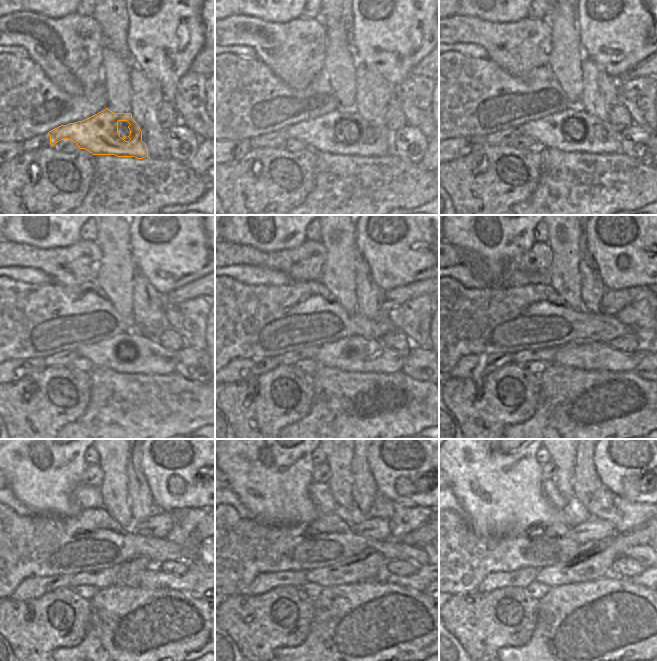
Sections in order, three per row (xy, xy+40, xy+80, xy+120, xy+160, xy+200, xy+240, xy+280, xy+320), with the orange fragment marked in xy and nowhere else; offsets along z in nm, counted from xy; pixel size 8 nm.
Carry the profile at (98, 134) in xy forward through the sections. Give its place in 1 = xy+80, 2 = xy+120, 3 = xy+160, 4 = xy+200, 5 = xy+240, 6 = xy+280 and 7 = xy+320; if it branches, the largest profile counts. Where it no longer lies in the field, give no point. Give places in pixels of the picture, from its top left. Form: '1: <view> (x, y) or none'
1: xy+80 (594, 136)
2: xy+120 (145, 355)
3: xy+160 (354, 354)
4: xy+200 (585, 354)
5: xy+240 (153, 578)
6: xy+280 (418, 580)
7: xy+320 (642, 579)

